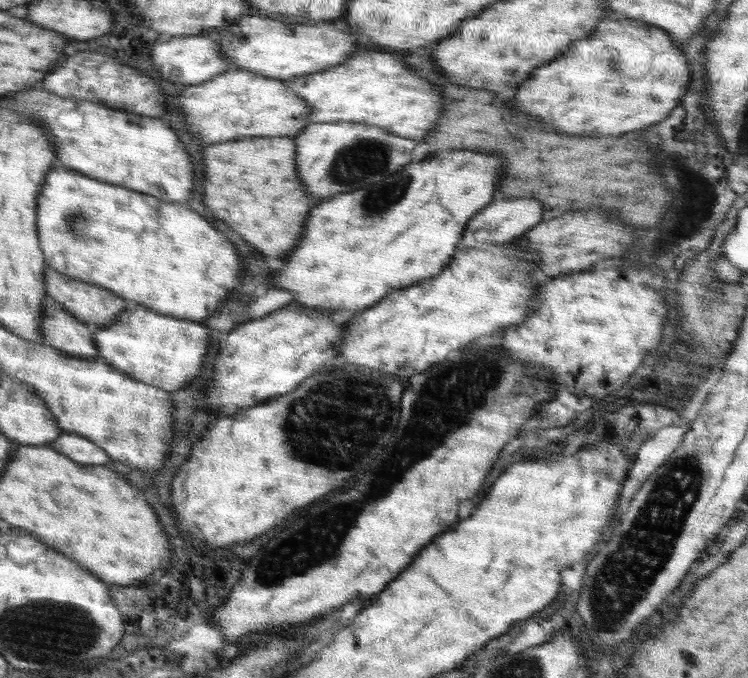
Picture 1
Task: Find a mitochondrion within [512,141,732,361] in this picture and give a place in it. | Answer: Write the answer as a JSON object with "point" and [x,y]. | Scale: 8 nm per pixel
{"point":[695,216]}

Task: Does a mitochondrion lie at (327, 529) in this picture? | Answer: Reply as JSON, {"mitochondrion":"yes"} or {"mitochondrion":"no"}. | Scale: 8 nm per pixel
{"mitochondrion":"yes"}

